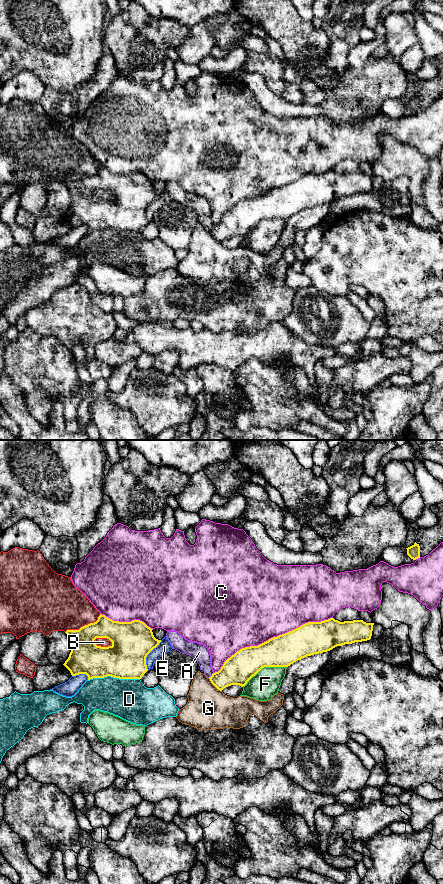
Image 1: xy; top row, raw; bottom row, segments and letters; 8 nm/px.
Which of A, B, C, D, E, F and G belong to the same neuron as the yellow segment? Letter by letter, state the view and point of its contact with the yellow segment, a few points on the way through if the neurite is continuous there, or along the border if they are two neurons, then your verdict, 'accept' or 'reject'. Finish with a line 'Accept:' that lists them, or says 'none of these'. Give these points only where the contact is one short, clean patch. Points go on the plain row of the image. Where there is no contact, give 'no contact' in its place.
A: contact xy (212, 227); reject
B: contact xy (102, 199); reject
C: contact xy (273, 189); reject
D: contact xy (113, 228); reject
E: contact xy (147, 206); reject
F: contact xy (263, 219); reject
G: contact xy (214, 237); reject
Accept: none of these

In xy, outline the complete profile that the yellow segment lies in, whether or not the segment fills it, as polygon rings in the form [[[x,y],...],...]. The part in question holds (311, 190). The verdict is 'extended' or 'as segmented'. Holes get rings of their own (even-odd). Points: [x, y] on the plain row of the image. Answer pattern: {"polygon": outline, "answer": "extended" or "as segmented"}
{"polygon": [[[334,170],[321,174],[308,174],[285,186],[273,189],[258,197],[245,199],[228,210],[218,224],[209,229],[220,243],[231,237],[245,238],[264,219],[288,219],[307,208],[332,202],[337,198],[371,191],[374,175],[363,172],[340,174]]], "answer": "as segmented"}

